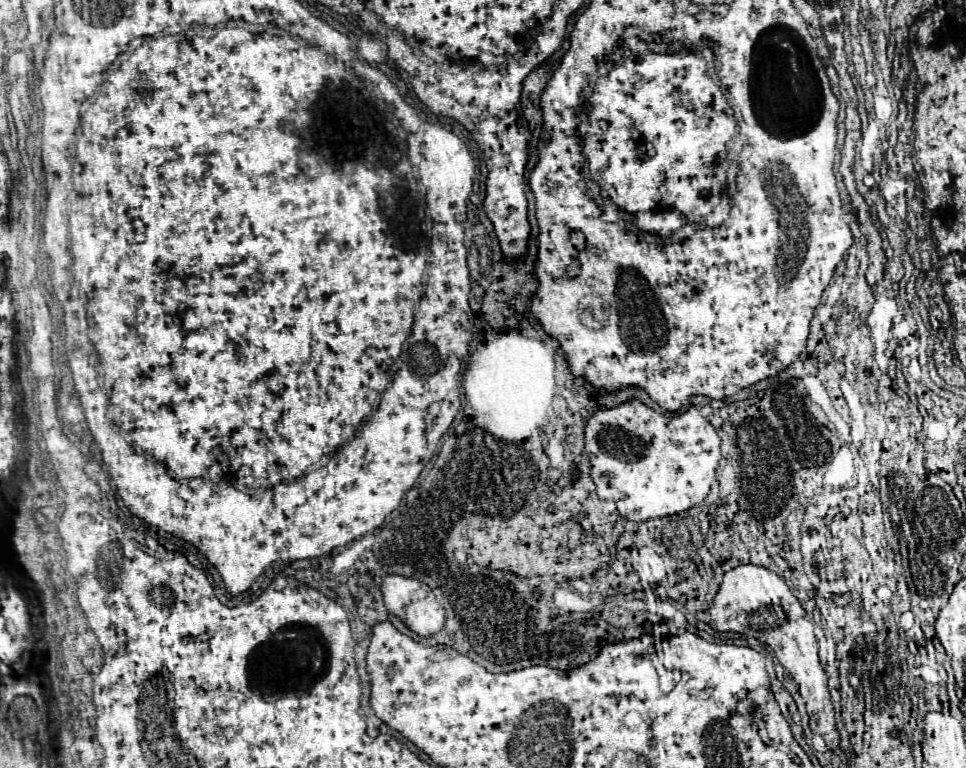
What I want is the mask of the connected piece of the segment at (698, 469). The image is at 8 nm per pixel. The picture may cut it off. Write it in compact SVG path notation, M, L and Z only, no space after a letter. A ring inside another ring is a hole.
M629 401L615 409L601 409L589 421L585 429L585 451L591 459L591 477L597 487L599 499L613 501L617 513L631 521L647 521L653 517L667 517L683 513L699 505L711 485L715 483L715 471L721 459L719 435L713 425L701 415L699 407L689 407L681 415L661 415L651 407Z

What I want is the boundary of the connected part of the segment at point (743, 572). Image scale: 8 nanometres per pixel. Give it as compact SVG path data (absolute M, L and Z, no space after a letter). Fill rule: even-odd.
M739 565L725 573L719 593L715 595L709 607L709 613L717 631L733 631L739 635L755 637L775 651L779 663L799 685L799 693L807 705L811 731L821 735L829 749L839 747L839 733L835 729L835 715L827 689L827 673L817 657L817 639L813 635L813 623L807 619L805 609L789 591L787 583L765 567Z

